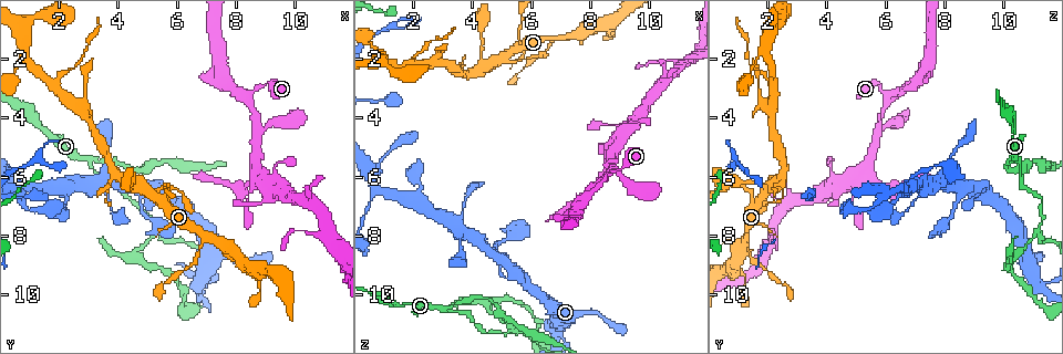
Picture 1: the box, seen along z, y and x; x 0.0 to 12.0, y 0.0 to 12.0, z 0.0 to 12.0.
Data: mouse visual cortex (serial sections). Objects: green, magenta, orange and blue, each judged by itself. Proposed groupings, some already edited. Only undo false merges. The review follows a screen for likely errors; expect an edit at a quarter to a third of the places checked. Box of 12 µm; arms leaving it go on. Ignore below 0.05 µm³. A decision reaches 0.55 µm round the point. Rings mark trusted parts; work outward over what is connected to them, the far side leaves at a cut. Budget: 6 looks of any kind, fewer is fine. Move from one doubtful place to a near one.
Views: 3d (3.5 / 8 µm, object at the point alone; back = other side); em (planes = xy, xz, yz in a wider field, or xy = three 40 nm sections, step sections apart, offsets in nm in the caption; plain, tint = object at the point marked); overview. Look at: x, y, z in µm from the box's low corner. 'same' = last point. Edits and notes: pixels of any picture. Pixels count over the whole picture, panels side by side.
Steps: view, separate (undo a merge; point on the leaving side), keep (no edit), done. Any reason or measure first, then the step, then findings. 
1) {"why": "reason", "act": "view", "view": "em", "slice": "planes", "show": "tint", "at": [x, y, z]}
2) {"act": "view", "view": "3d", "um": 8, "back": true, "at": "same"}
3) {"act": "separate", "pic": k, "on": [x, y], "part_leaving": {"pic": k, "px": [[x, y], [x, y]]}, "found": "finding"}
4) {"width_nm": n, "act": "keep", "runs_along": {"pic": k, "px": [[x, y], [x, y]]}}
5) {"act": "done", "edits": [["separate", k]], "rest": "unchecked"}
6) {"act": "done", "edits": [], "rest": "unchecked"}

{"why": "three arms meet", "act": "view", "view": "3d", "um": 8, "at": [6.9, 8.0, 1.3]}

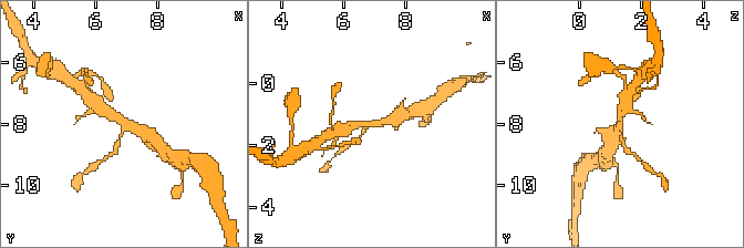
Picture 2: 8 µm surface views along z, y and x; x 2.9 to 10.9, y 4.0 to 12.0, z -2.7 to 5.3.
{"act": "view", "view": "3d", "um": 3.5, "at": [7.0, 7.9, 1.3]}

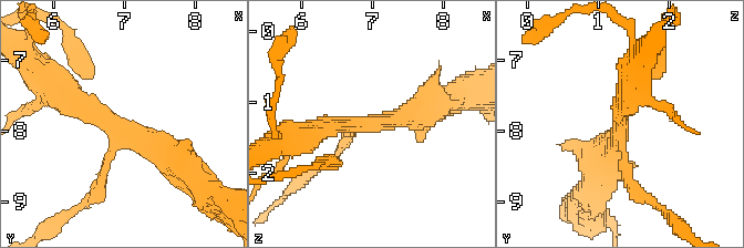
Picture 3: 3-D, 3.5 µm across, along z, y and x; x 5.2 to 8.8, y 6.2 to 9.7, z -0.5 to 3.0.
{"why": "now the EM", "act": "view", "view": "em", "slice": "xy", "step": 5, "show": "tint", "at": [6.90, 8.00, 1.35]}

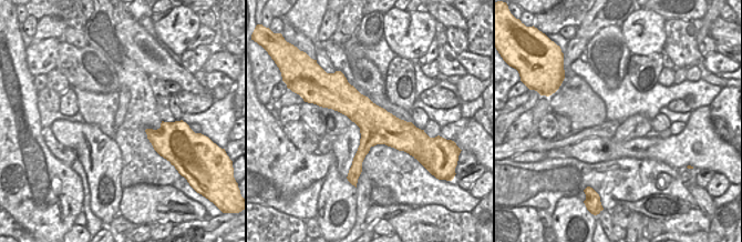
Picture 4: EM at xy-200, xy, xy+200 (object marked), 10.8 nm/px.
{"act": "separate", "pic": 3, "on": [631, 183], "found": "a second cell is stuck on"}

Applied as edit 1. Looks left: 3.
{"act": "view", "view": "overview"}

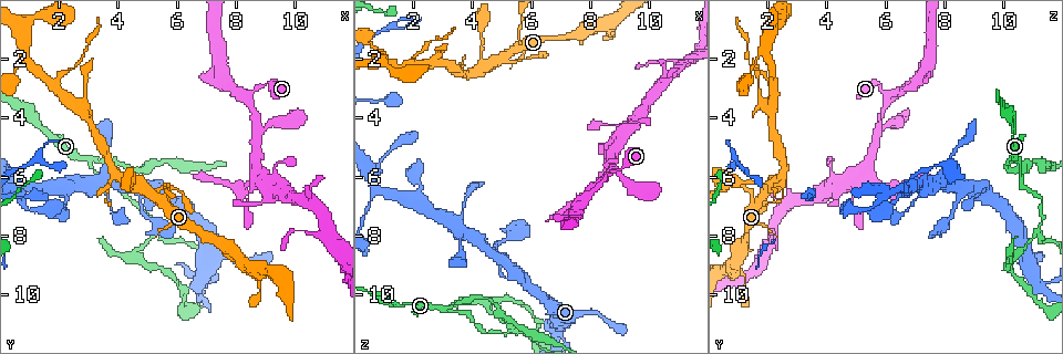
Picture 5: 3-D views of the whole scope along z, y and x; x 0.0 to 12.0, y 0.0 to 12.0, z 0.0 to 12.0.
{"why": "sudden change in width", "act": "view", "view": "3d", "um": 8, "at": [1.9, 3.0, 2.1]}

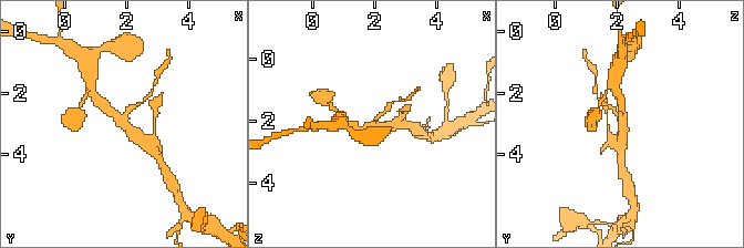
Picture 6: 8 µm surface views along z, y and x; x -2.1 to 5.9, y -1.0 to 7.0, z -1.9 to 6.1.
{"act": "view", "view": "em", "slice": "xy", "step": 5, "show": "tint", "at": [1.9, 3.0, 2.2]}

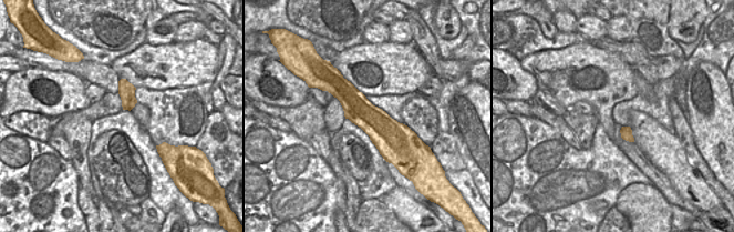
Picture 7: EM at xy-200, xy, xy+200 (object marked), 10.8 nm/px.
{"act": "separate", "pic": 6, "on": [386, 109], "part_leaving": {"pic": 6, "px": [[126, 114], [152, 90]]}, "found": "a second cell is stuck on"}

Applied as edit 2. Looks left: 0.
{"act": "done", "edits": [["separate", 3], ["separate", 6]], "rest": "unchecked"}

